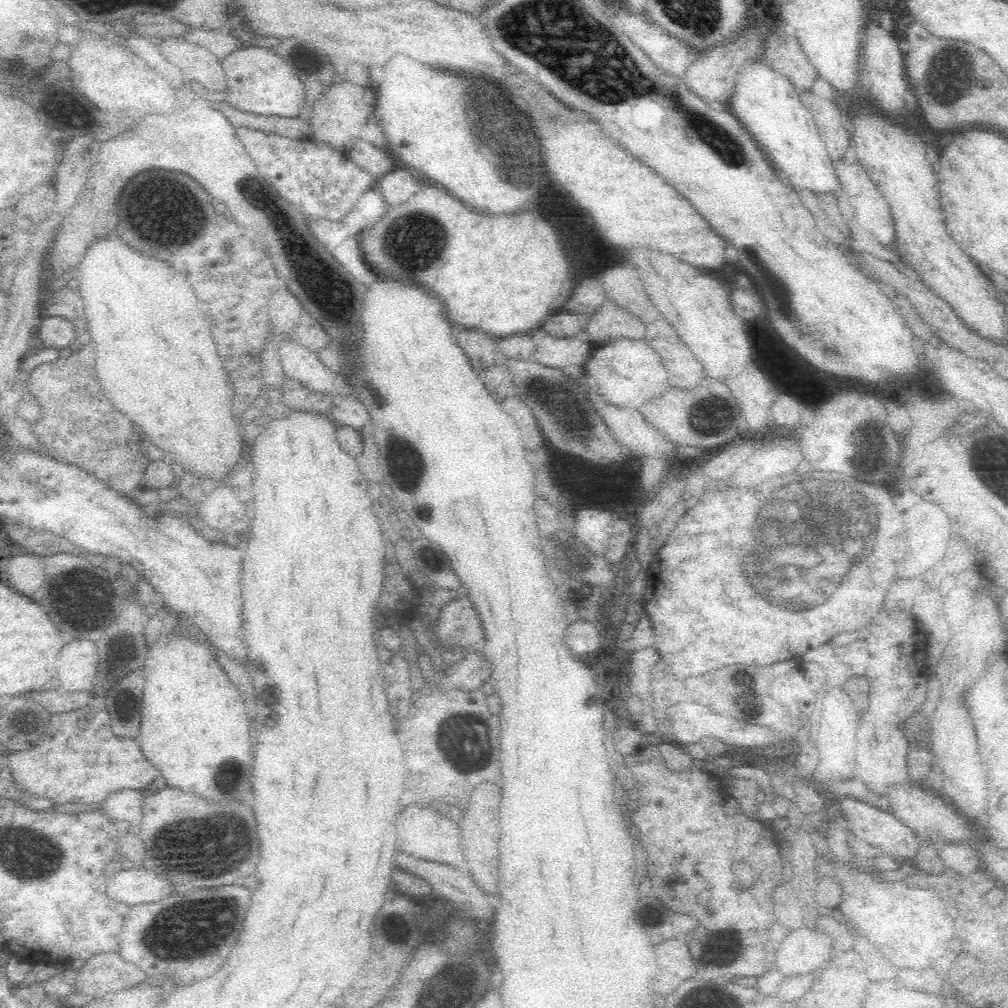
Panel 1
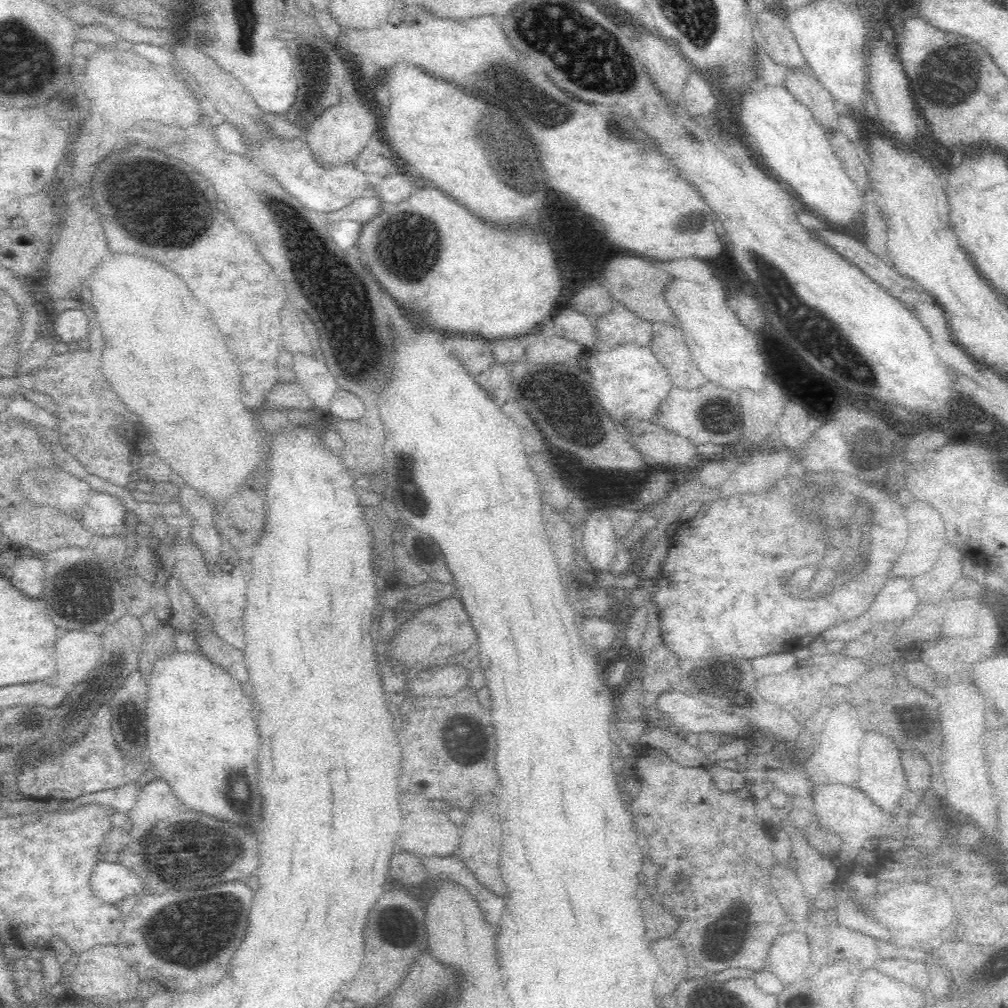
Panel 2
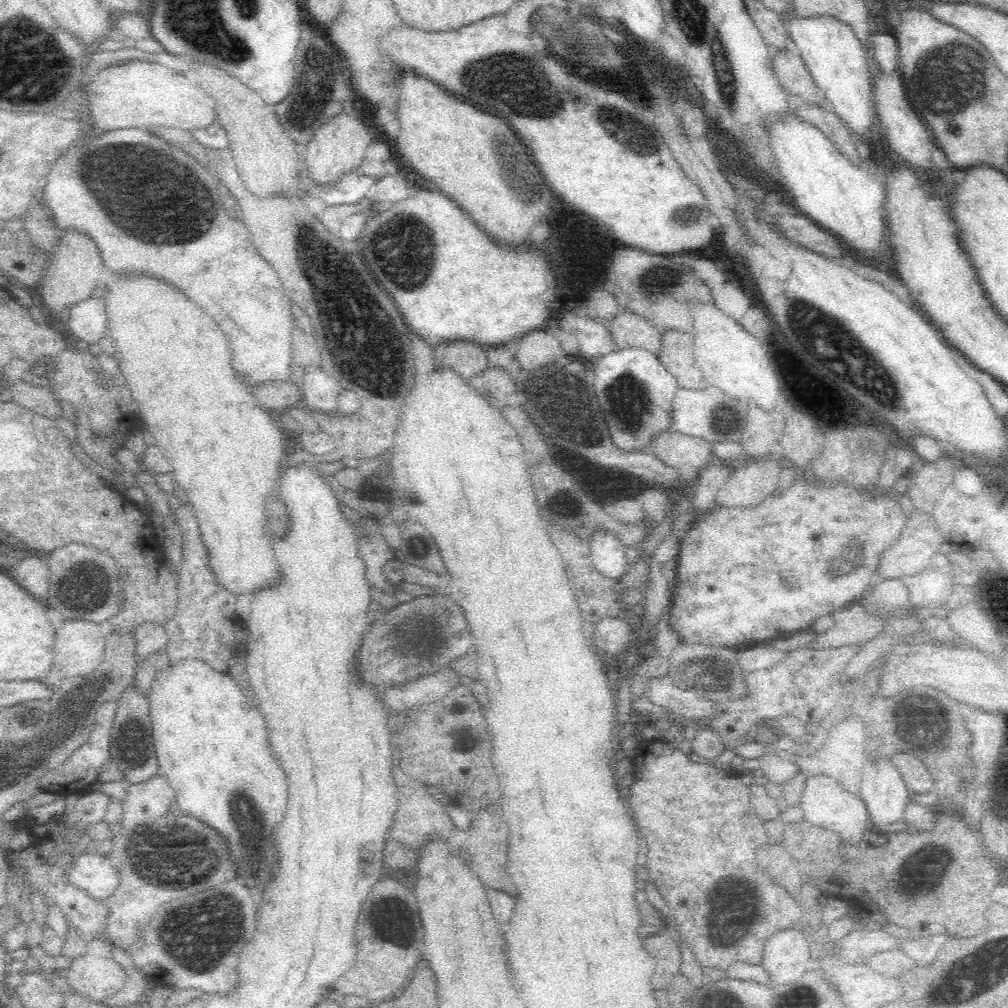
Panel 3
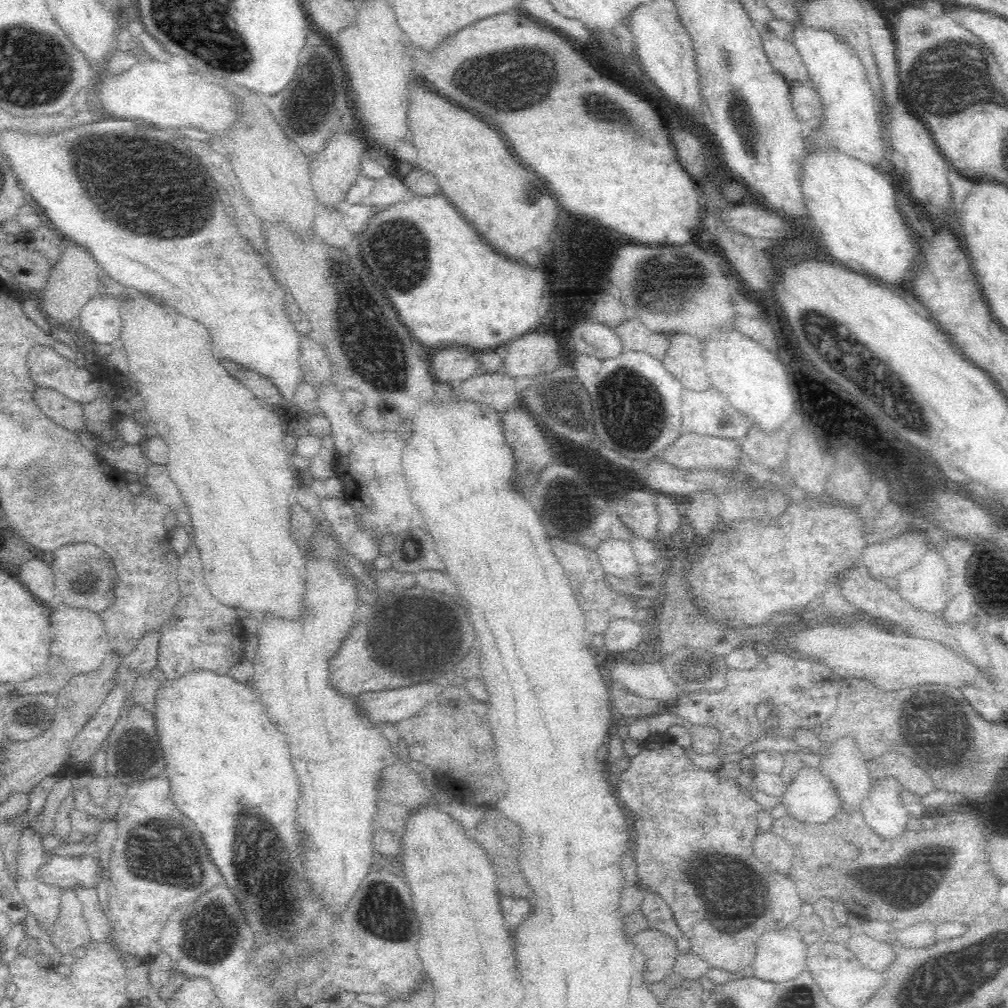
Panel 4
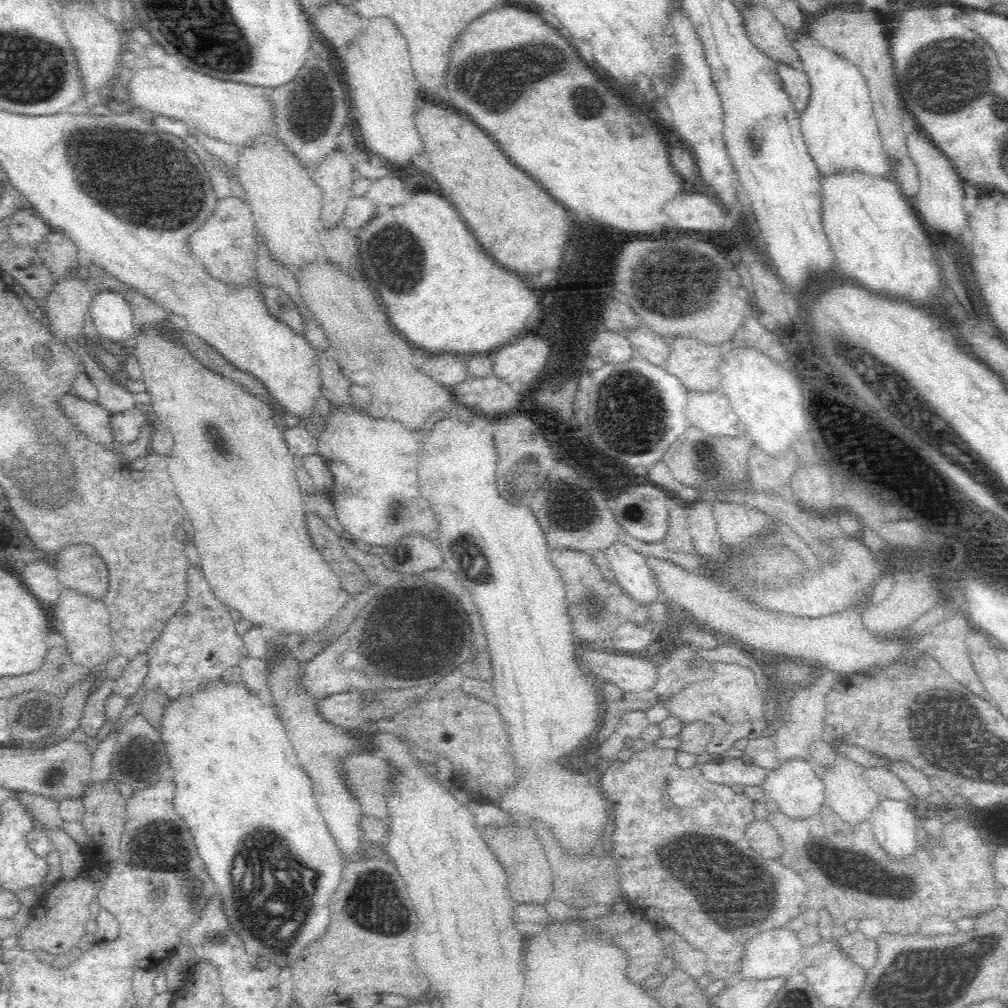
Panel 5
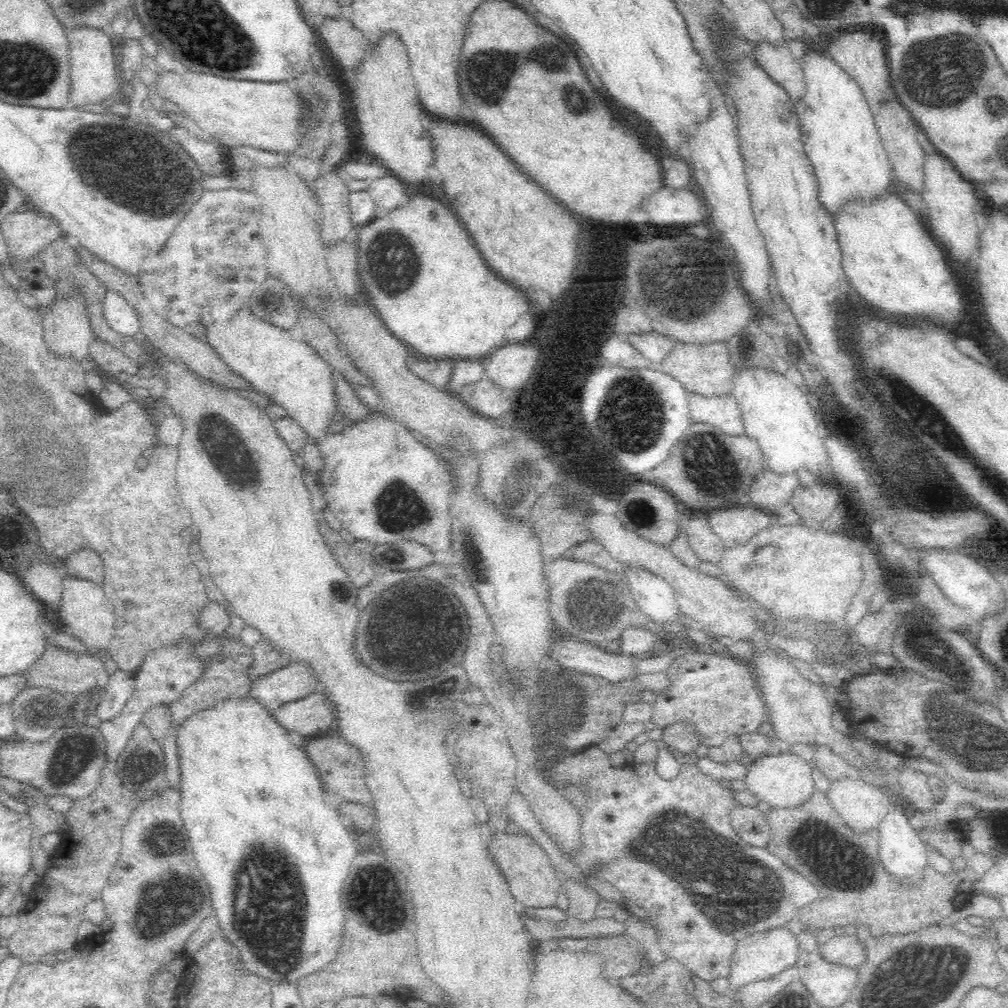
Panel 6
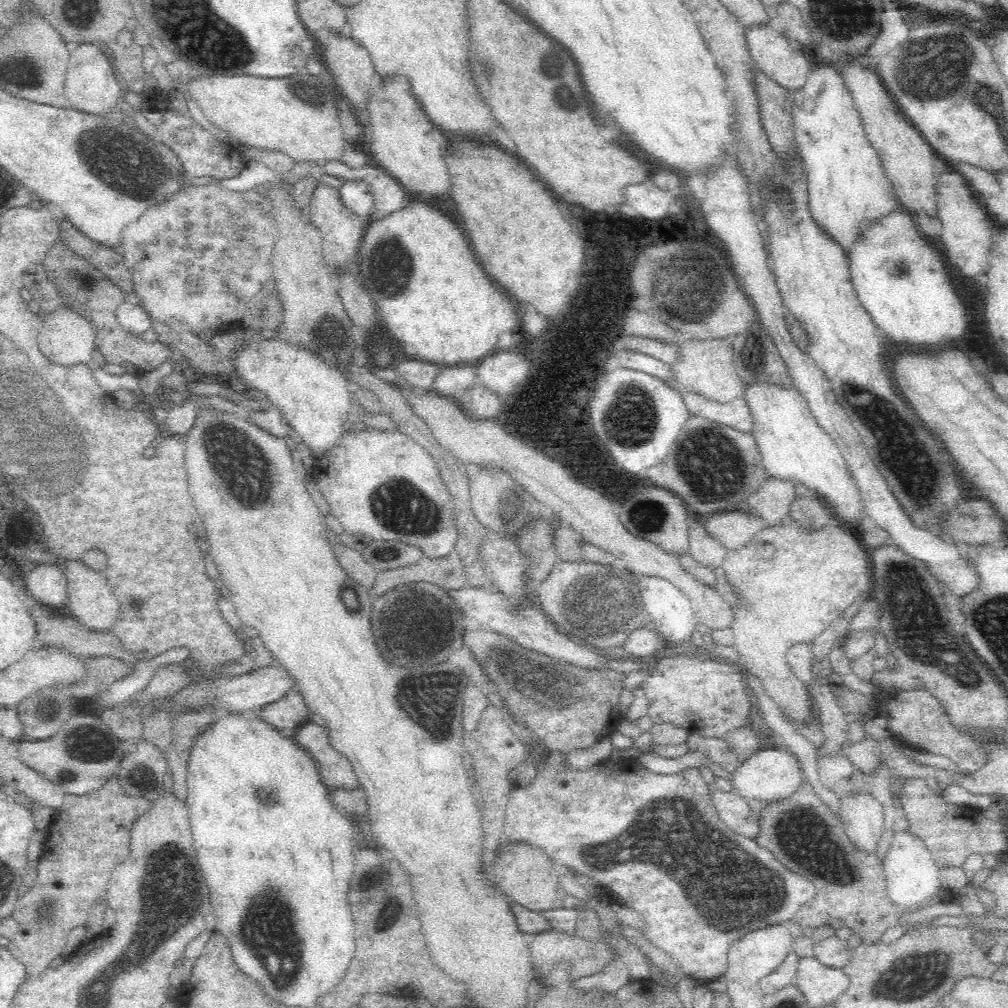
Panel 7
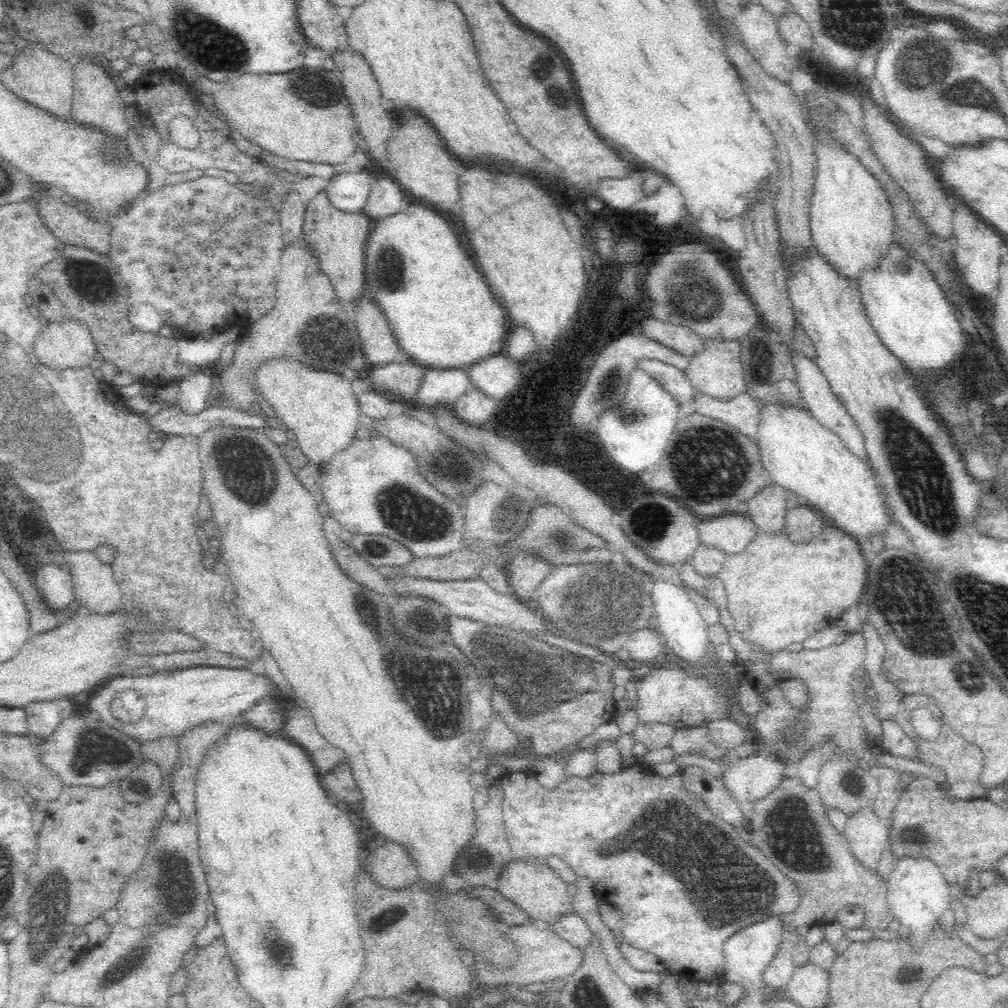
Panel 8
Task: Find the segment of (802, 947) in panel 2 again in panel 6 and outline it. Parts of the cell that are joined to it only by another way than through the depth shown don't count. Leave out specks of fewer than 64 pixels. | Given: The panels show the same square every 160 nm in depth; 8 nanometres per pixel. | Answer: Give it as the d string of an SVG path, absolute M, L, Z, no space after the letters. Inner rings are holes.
M774 928L768 932L758 932L752 934L744 940L738 942L736 954L732 956L732 974L730 974L730 986L728 991L736 990L744 984L756 982L756 980L766 980L770 976L776 976L784 972L786 968L792 968L798 960L798 942L796 936L784 928Z

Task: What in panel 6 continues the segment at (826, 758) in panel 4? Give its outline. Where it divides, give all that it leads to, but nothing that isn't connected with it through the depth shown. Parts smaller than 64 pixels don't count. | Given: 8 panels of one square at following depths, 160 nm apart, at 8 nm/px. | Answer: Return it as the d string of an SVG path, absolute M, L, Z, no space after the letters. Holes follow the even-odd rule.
M854 778L832 780L826 798L852 828L876 828L890 808L884 792Z

